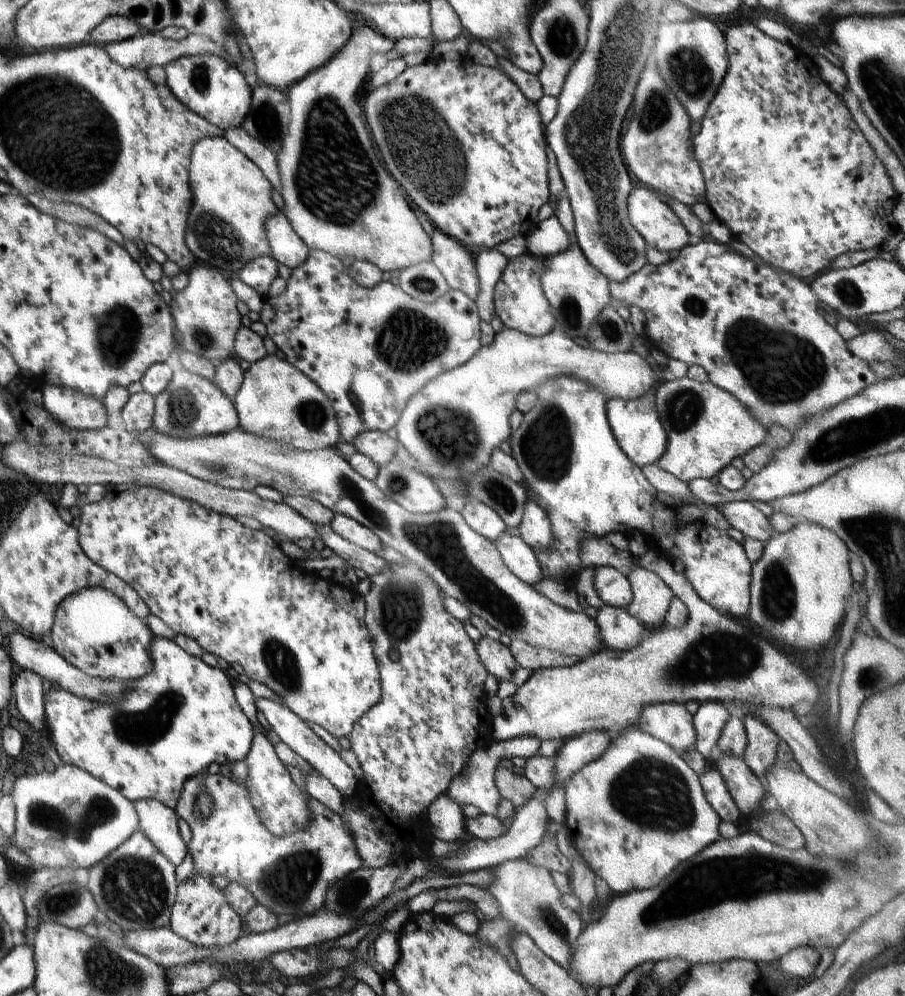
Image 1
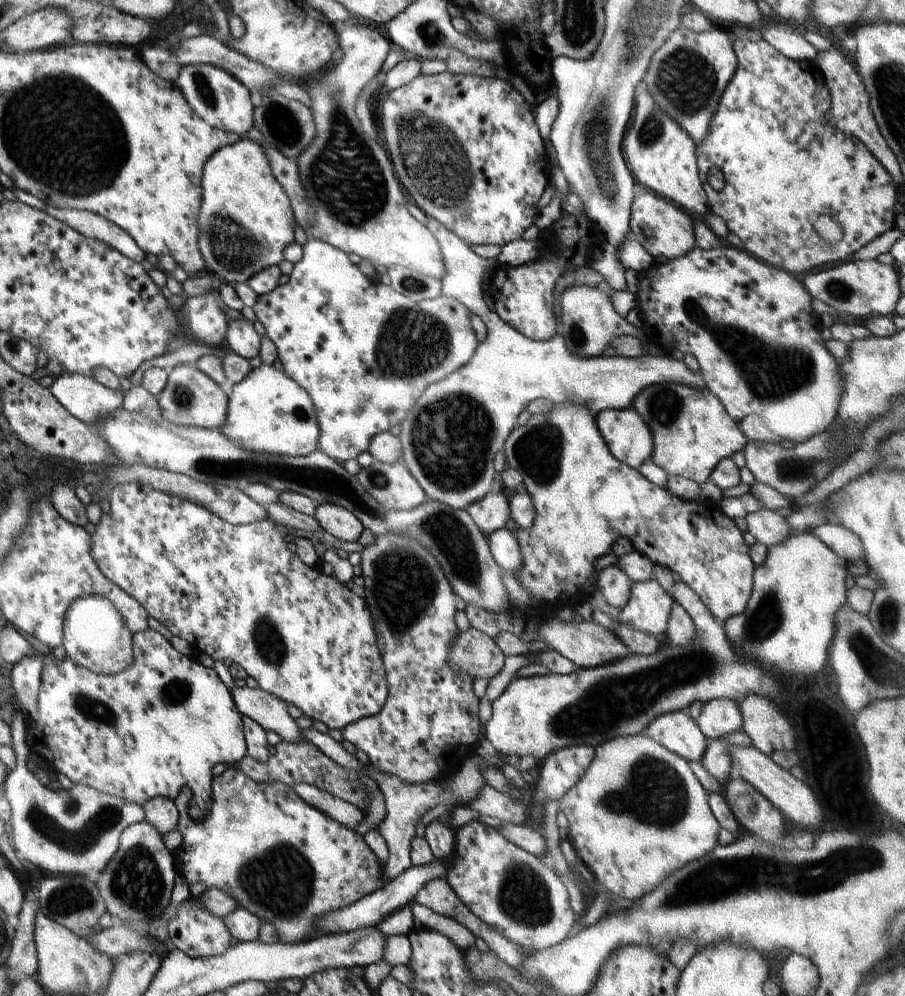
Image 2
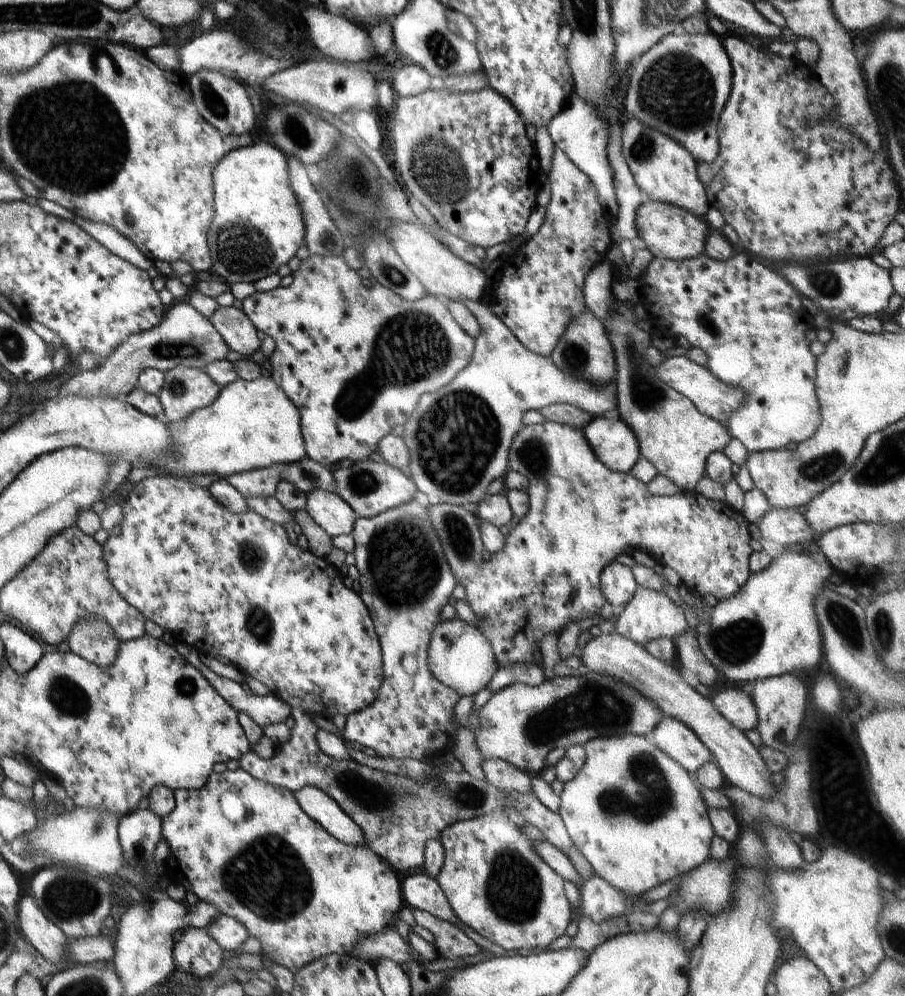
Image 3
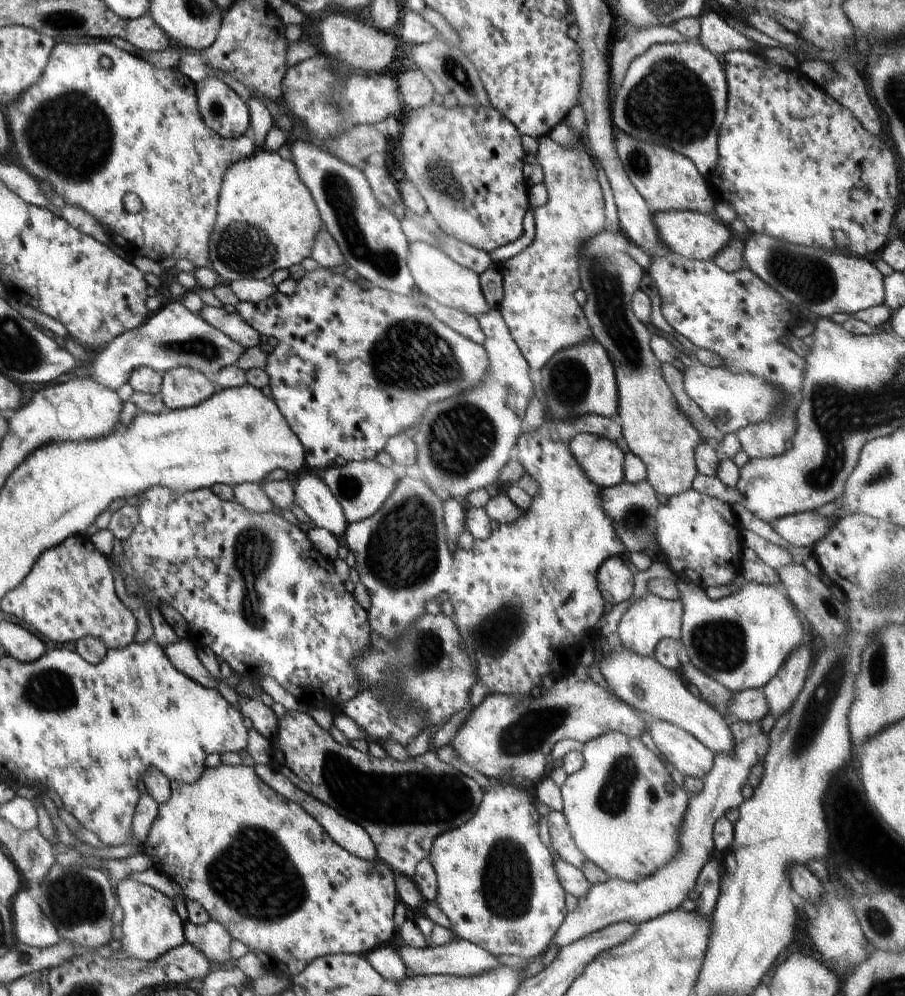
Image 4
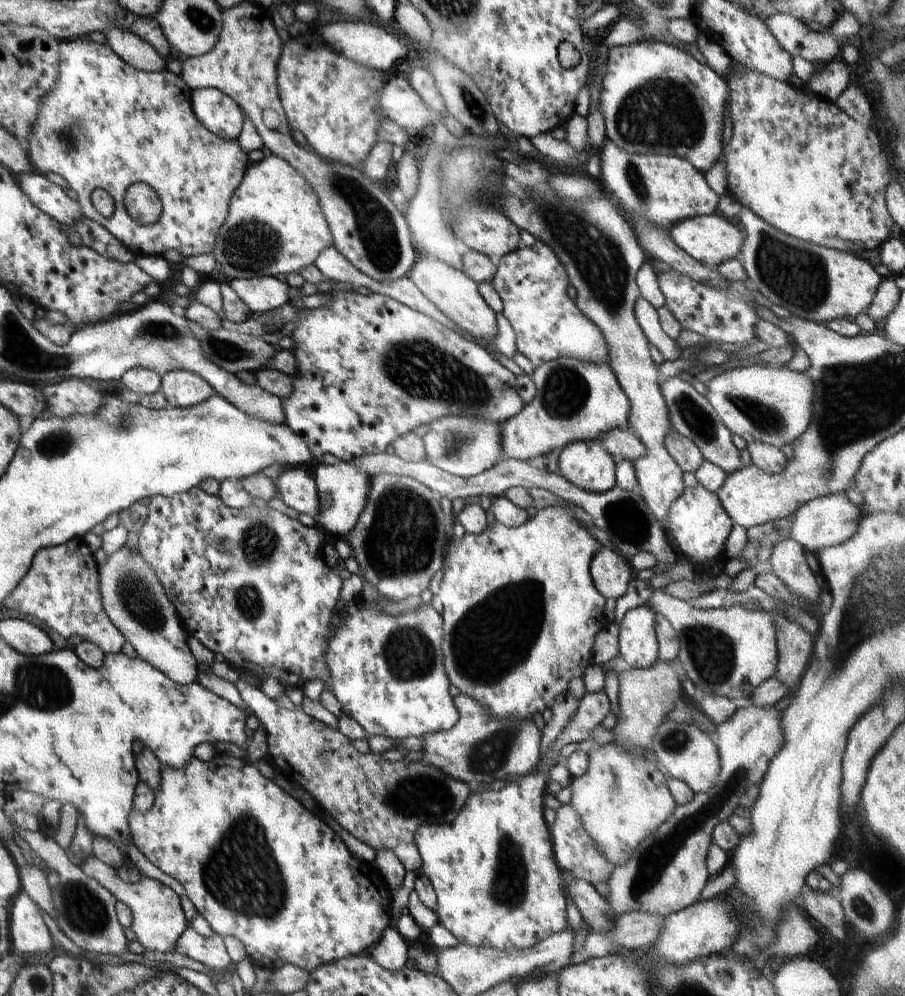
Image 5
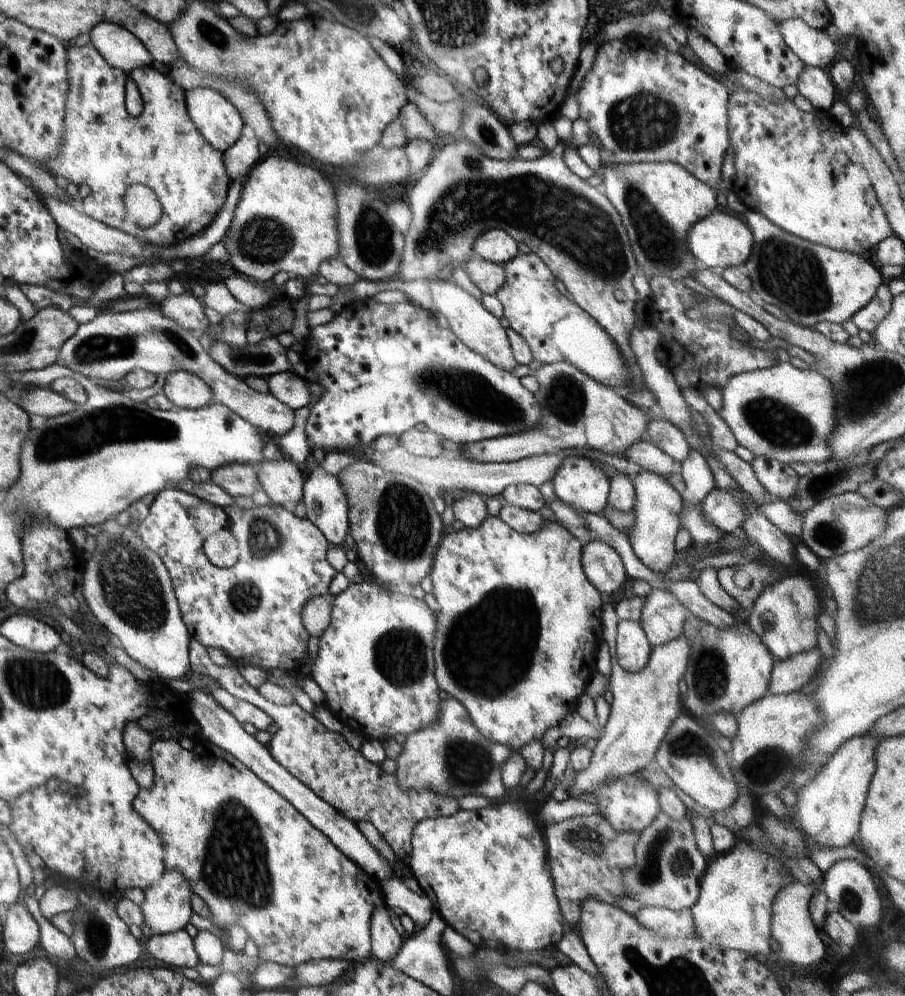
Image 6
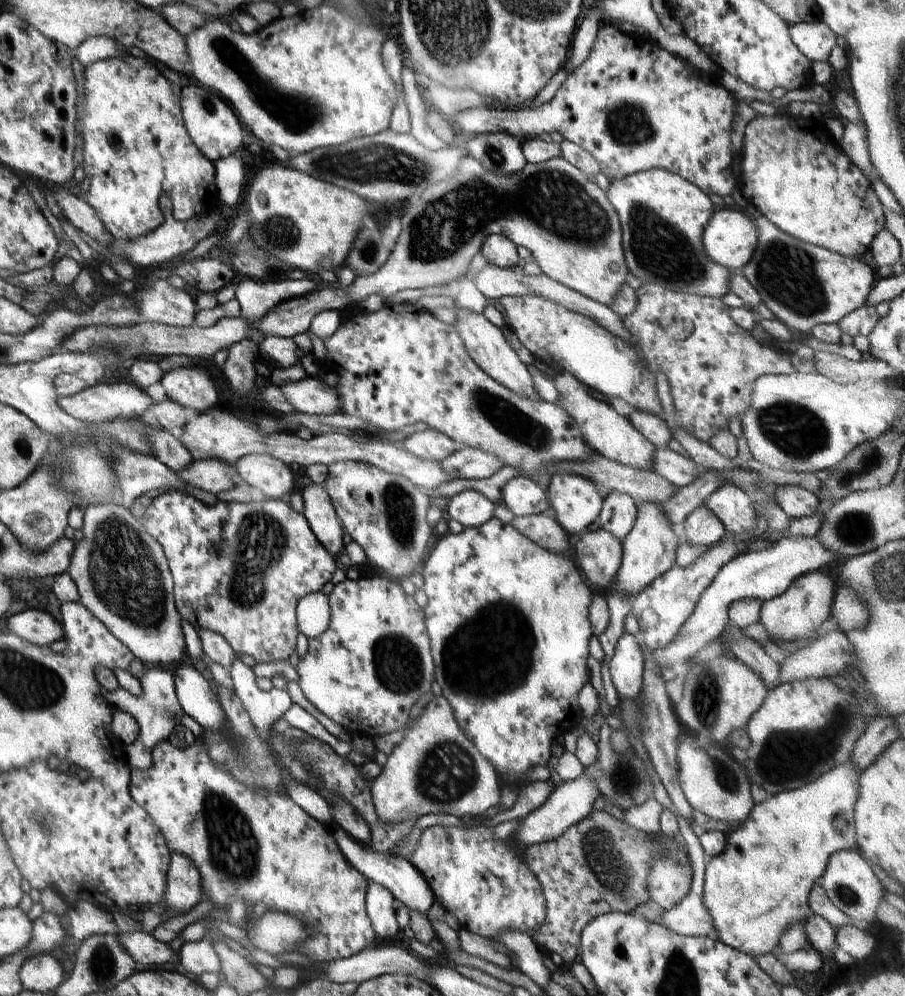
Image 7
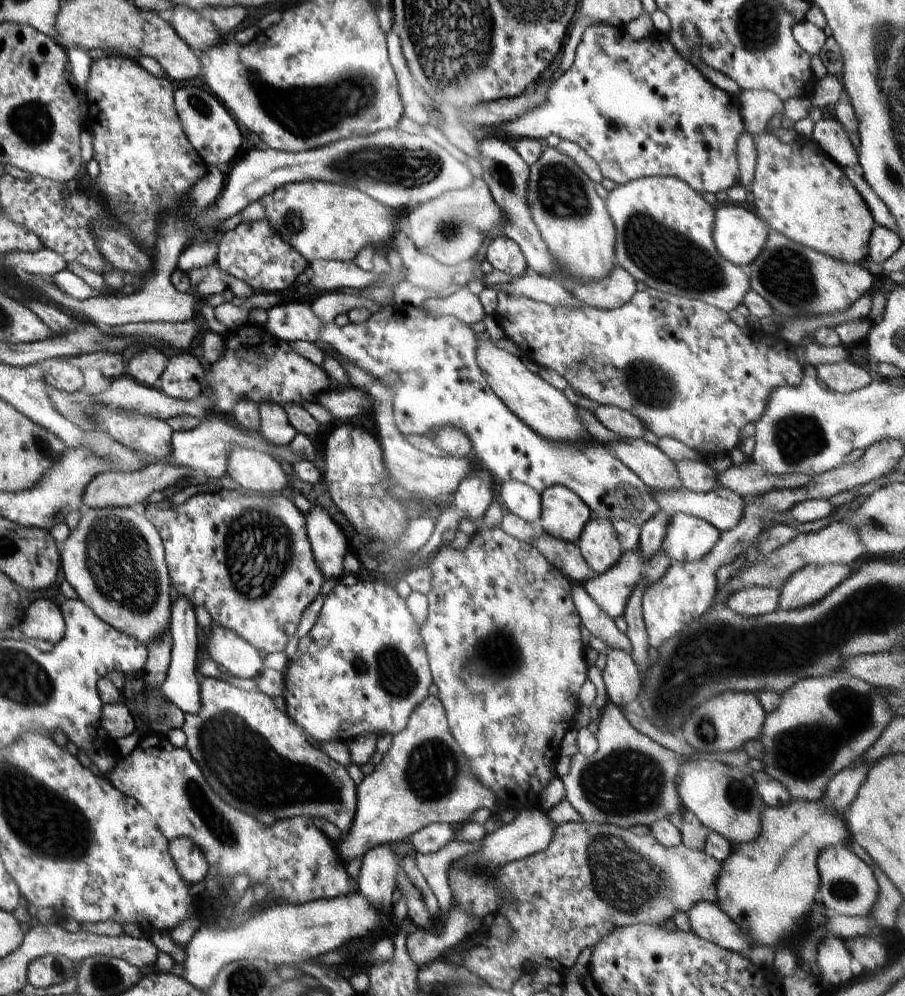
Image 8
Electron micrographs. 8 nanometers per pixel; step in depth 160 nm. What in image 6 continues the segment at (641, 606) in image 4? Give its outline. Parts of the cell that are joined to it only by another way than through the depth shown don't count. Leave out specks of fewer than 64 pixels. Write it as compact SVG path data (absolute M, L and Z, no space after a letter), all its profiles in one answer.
M619 621L616 636L616 660L628 672L640 672L649 661L653 647L640 623Z

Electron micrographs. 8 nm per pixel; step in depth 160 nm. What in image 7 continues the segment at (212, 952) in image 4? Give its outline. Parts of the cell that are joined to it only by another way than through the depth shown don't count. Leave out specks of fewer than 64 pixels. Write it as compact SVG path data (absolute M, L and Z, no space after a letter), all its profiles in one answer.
M143 931L118 932L118 942L127 953L140 964L166 964L179 962L179 952L174 952L169 944L158 941Z

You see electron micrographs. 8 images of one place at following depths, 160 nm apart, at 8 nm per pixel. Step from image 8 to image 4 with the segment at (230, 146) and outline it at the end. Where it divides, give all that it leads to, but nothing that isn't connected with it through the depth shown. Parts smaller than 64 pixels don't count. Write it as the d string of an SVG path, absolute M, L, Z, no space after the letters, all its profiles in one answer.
M215 76L195 83L198 110L203 121L225 139L250 131L250 113L235 89Z

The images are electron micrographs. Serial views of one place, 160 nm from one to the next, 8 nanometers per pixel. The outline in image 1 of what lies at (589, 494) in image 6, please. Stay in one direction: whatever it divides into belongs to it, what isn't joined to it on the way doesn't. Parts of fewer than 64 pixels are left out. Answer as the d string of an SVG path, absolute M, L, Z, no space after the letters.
M654 390L638 399L606 401L606 418L620 450L639 467L655 463L667 449L667 434L654 406Z

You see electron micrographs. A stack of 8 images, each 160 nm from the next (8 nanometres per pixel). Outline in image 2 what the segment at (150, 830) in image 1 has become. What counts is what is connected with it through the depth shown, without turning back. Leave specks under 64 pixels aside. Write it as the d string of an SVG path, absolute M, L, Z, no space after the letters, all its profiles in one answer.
M152 798L143 805L145 822L148 822L158 834L170 834L176 831L179 813L174 802L168 798Z

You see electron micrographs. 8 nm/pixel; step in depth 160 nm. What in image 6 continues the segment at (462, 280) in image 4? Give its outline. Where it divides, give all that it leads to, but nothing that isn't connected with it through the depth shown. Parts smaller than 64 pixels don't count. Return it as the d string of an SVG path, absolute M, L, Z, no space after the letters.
M454 280L450 281L429 281L426 283L430 288L433 298L433 304L442 313L449 322L449 329L474 352L477 352L482 358L488 359L498 368L516 375L513 371L520 366L513 355L506 329L502 327L500 319L490 314L482 303L461 289Z

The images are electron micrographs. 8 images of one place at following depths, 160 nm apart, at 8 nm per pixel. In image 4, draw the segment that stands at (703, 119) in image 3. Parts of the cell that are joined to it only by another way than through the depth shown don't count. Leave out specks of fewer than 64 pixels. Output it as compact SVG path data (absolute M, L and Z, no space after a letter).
M686 40L686 42L678 42L674 44L664 43L655 44L647 48L640 56L630 59L628 70L626 71L625 77L621 82L620 88L616 91L614 96L614 104L611 106L611 119L614 128L619 128L622 132L630 135L639 141L647 143L654 143L663 147L668 147L685 157L688 157L694 166L698 169L698 172L704 176L705 179L714 170L716 163L718 162L718 137L719 130L722 126L724 117L727 111L727 96L728 96L728 83L725 75L725 69L721 65L721 62L716 58L715 54L712 54L706 47L703 47L697 40Z

